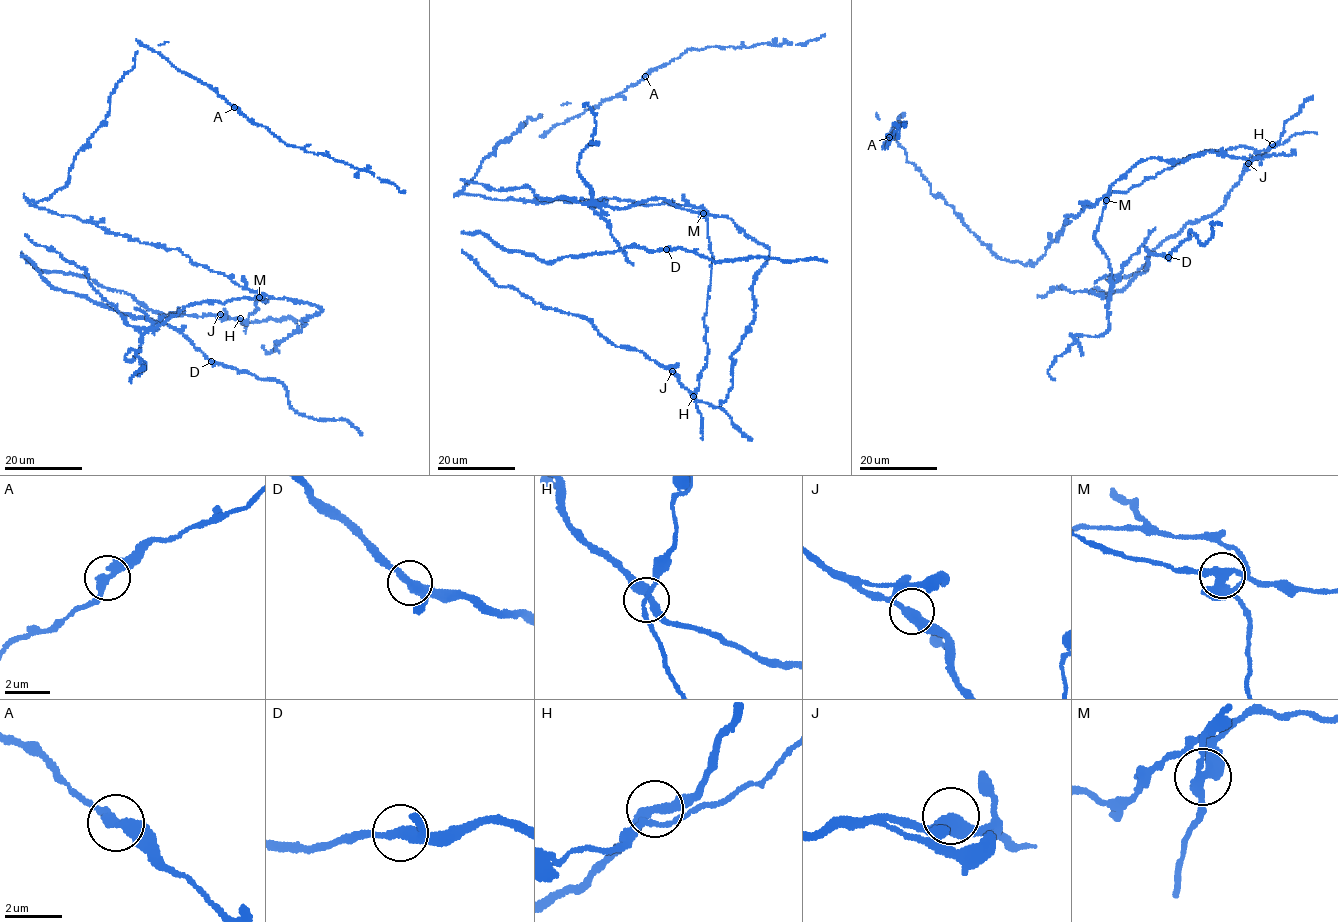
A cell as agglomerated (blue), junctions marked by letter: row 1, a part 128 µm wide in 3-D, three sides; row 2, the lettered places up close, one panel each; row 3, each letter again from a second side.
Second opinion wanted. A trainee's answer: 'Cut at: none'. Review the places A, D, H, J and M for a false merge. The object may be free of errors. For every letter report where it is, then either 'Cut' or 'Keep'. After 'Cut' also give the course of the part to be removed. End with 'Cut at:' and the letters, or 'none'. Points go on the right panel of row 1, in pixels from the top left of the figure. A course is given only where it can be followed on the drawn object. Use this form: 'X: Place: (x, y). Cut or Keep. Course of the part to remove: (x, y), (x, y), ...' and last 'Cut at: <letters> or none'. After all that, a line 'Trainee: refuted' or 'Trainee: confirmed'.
A: Place: (889, 137). Keep
D: Place: (1168, 257). Keep
H: Place: (1272, 144). Keep
J: Place: (1248, 163). Keep
M: Place: (1106, 200). Cut. Course of the part to remove: (1106, 200), (1093, 238), (1108, 260), (1110, 294), (1072, 292), (1062, 286), (1045, 296), (1037, 295)
Cut at: M
Trainee: refuted

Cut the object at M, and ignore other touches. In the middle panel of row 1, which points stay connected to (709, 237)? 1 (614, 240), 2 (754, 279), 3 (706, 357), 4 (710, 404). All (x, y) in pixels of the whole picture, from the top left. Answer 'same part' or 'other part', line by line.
1: other part
2: other part
3: same part
4: same part

